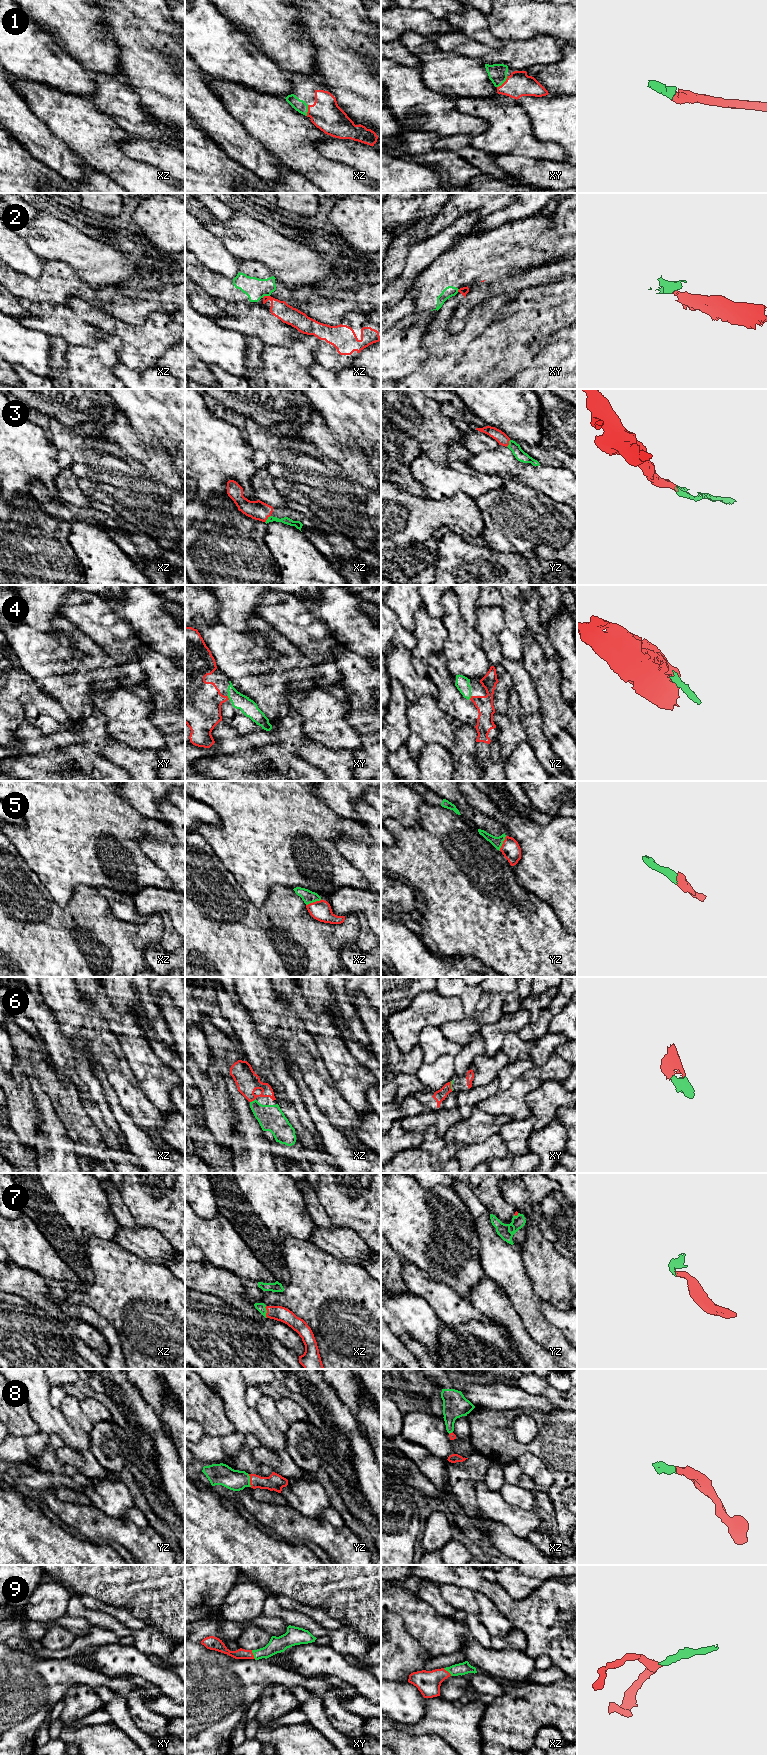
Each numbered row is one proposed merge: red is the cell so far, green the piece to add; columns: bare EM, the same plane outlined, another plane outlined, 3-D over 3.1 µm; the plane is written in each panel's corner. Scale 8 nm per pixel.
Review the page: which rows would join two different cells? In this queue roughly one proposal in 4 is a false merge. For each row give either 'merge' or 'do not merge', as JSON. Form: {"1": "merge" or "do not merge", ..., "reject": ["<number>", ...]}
{"1": "merge", "2": "do not merge", "3": "merge", "4": "merge", "5": "merge", "6": "merge", "7": "merge", "8": "merge", "9": "merge", "reject": ["2"]}

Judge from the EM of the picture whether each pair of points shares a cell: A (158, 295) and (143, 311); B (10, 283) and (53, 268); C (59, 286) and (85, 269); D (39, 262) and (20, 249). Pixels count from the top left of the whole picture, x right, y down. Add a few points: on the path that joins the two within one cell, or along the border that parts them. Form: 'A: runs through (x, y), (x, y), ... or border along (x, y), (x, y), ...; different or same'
A: border along (131, 296), (134, 299), (171, 302), (174, 305); different
B: runs through (21, 283), (39, 283), (43, 279); same
C: border along (58, 260), (66, 262), (80, 278), (95, 289); different
D: runs through (34, 262), (25, 254); same

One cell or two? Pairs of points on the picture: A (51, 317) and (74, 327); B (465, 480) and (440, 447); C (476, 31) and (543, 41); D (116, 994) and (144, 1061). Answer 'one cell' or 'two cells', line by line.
A: one cell
B: two cells
C: two cells
D: two cells

